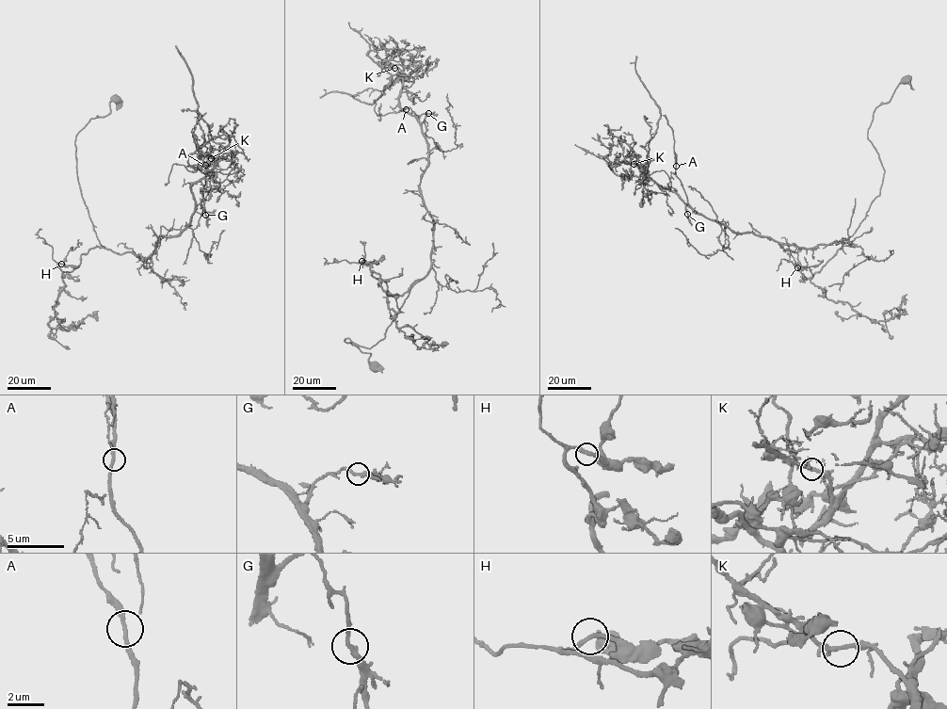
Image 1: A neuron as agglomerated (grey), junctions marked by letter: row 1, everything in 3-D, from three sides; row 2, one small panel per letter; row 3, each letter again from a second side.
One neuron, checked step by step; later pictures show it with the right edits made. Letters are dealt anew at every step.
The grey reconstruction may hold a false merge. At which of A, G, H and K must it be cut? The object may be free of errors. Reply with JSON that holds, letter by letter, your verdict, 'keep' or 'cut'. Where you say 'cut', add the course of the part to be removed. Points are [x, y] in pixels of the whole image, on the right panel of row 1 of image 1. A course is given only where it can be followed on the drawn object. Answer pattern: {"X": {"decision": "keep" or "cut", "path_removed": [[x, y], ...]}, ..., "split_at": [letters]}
{"A": {"decision": "keep"}, "G": {"decision": "keep"}, "H": {"decision": "keep"}, "K": {"decision": "cut", "path_removed": [[634, 164], [630, 169], [638, 176], [647, 166], [649, 142], [660, 116], [660, 108], [636, 72], [636, 56]]}, "split_at": ["K"]}

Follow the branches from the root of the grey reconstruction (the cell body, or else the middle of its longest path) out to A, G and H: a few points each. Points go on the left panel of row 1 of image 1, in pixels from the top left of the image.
A: (118, 99), (74, 141), (81, 195), (102, 246), (144, 258), (156, 252), (160, 236), (190, 223), (205, 165)
G: (118, 99), (74, 141), (100, 244), (146, 258), (160, 236), (184, 230), (200, 203), (205, 215)
H: (118, 99), (74, 141), (81, 195), (107, 249), (93, 247), (62, 276), (61, 264)

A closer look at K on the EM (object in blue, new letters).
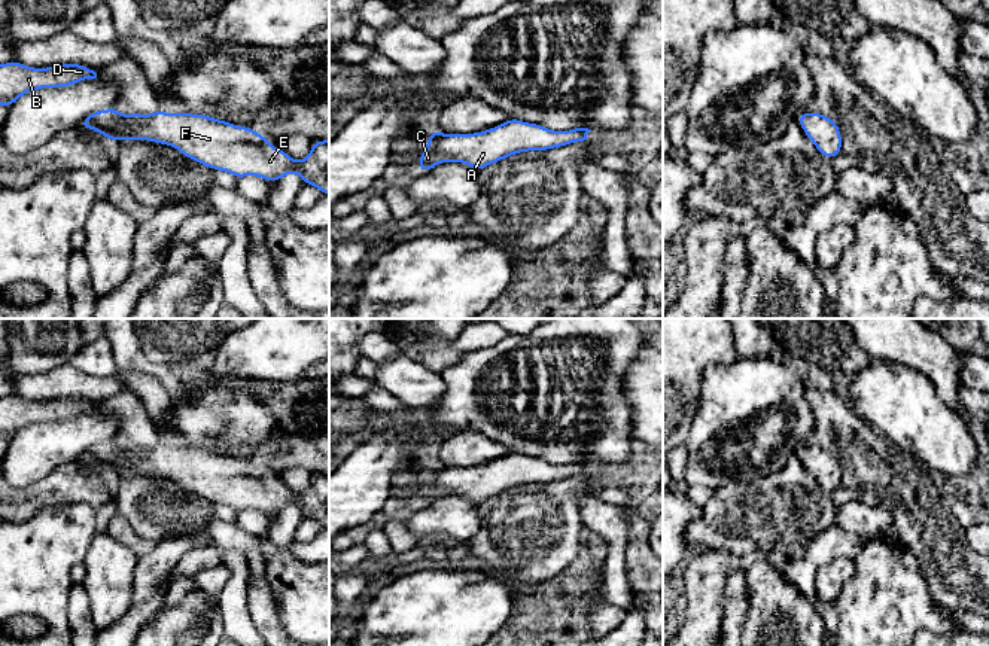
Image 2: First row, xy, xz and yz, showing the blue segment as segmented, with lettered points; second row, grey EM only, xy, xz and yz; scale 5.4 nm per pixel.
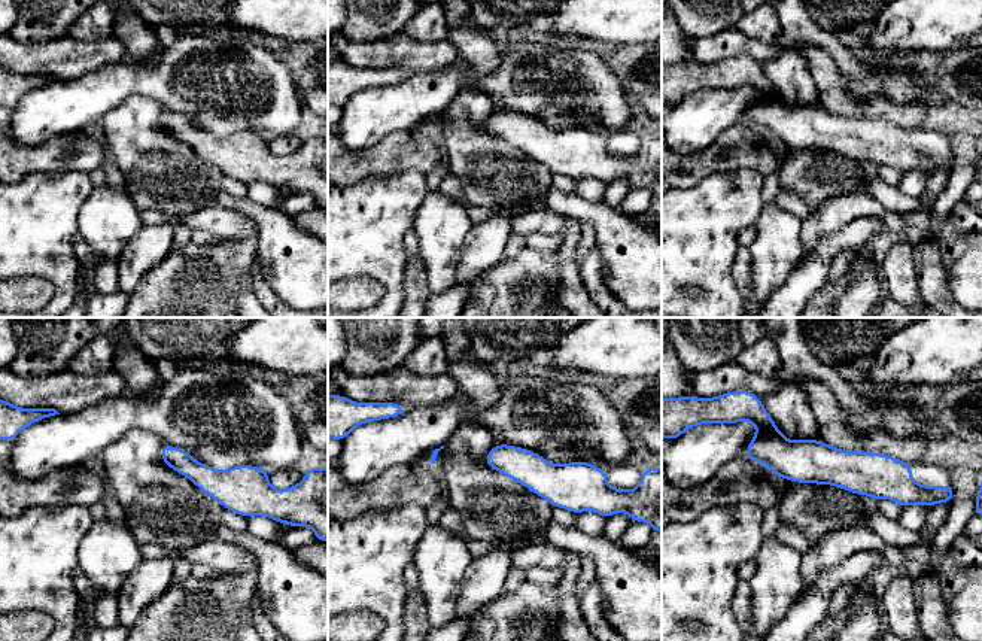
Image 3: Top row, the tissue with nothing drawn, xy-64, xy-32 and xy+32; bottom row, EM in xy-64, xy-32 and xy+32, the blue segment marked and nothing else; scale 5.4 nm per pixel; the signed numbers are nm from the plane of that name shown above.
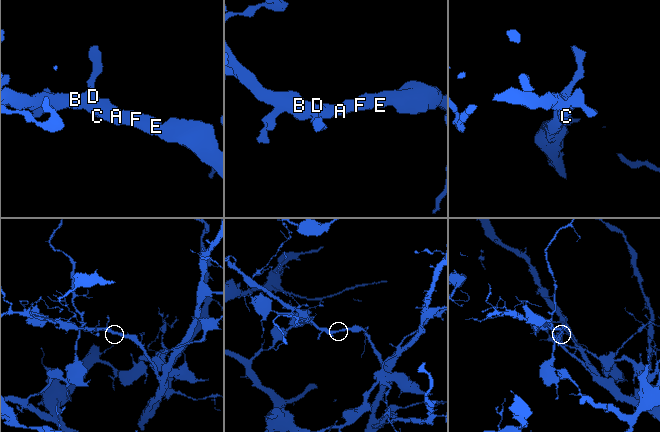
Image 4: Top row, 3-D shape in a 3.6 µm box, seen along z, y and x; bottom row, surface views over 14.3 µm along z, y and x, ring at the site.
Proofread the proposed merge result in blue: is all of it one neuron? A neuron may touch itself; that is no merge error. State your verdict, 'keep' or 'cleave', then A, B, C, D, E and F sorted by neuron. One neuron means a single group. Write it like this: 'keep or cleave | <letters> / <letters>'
cleave | A B C D / E F

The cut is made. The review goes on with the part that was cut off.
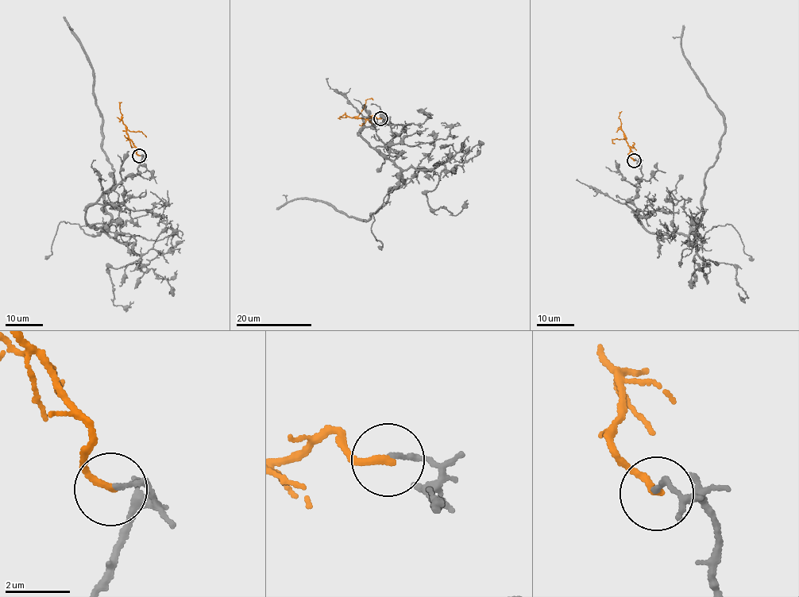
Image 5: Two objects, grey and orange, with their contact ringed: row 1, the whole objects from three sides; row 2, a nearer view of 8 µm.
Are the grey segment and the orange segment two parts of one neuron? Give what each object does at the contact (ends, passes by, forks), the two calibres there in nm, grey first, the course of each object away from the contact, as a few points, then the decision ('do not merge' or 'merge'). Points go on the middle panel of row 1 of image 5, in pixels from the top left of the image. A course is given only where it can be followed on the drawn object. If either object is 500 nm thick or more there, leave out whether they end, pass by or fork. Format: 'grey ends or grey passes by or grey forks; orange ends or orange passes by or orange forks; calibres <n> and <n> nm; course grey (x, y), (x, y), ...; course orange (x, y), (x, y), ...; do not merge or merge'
grey ends; orange ends; calibres 120 and 200 nm; course grey (381, 118), (389, 125), (364, 117), (360, 132), (403, 184), (368, 220), (306, 198), (276, 209); course orange (381, 118), (374, 115), (368, 118), (340, 116), (340, 119); do not merge

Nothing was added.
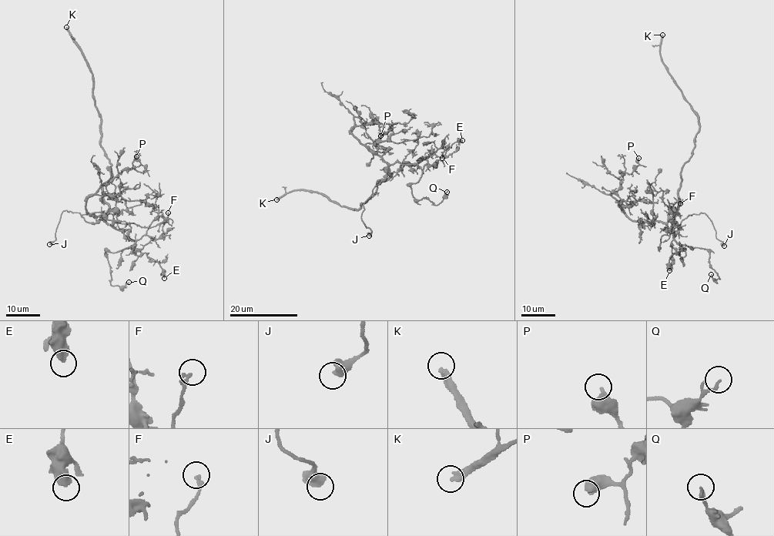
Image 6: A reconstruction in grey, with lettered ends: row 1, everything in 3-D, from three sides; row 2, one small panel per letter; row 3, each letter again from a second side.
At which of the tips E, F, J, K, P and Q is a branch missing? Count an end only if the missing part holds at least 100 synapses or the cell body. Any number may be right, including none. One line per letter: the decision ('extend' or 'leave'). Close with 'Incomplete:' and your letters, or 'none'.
E: leave
F: leave
J: leave
K: extend
P: leave
Q: leave
Incomplete: K

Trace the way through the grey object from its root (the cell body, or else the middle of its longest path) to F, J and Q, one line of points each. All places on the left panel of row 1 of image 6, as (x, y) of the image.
F: (102, 189), (103, 200), (108, 206), (105, 220), (134, 239), (147, 236), (155, 240), (160, 236), (168, 212)
J: (102, 189), (103, 200), (108, 206), (104, 216), (89, 223), (78, 212), (63, 211), (55, 239), (49, 244)
Q: (102, 189), (108, 206), (105, 220), (135, 245), (105, 251), (110, 283), (119, 286), (128, 282)

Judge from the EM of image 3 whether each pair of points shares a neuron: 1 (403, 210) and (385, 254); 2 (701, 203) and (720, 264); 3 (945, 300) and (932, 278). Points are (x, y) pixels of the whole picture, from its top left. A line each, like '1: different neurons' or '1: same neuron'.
1: same neuron
2: same neuron
3: same neuron

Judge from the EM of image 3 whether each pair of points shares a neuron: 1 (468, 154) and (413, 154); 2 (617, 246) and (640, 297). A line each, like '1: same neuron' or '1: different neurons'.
1: different neurons
2: same neuron

